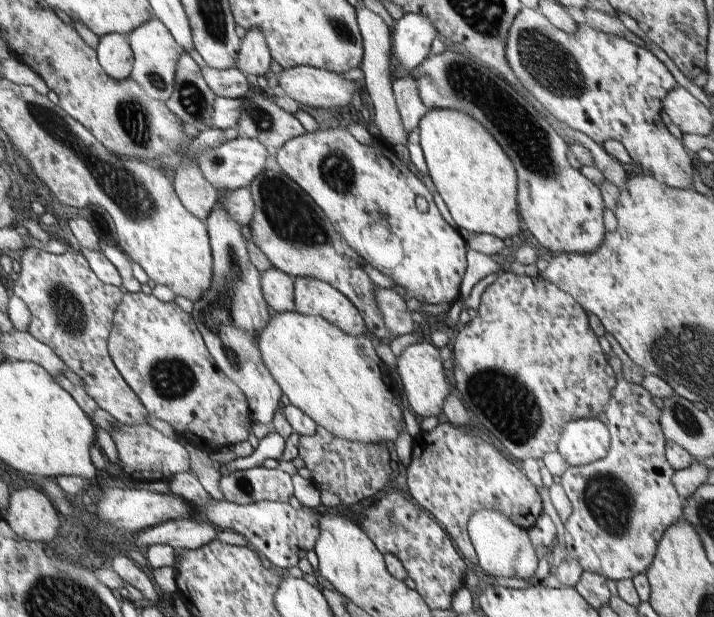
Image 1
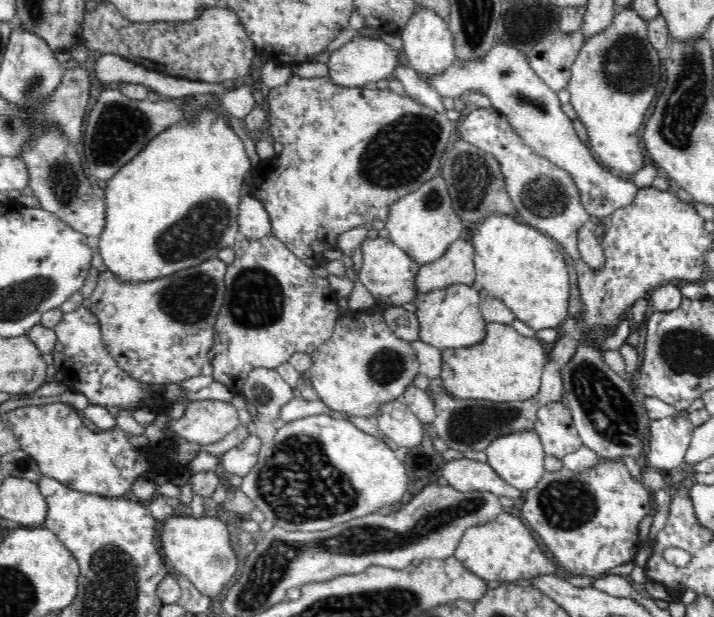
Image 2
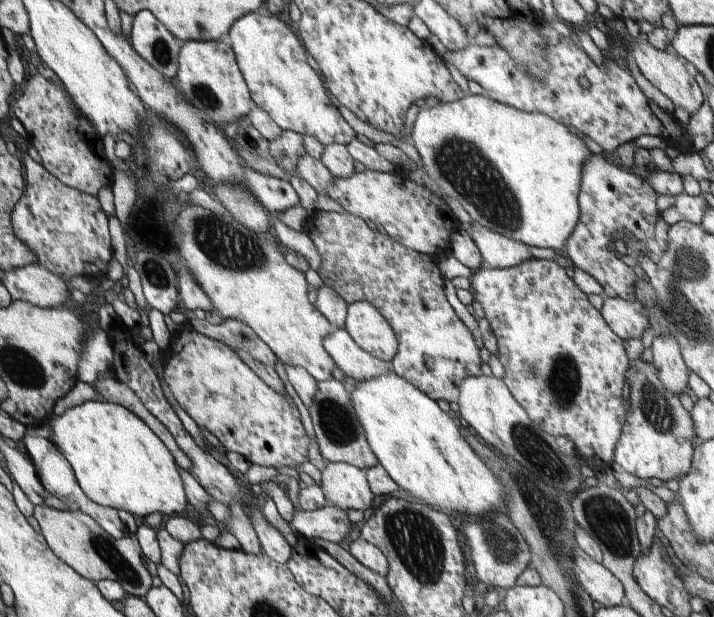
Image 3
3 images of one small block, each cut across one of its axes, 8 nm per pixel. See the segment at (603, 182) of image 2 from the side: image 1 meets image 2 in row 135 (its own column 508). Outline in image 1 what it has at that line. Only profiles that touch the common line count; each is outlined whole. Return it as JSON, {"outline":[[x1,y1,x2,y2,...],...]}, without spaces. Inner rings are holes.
{"outline":[[478,510,469,520,469,534,476,548,478,562,484,574,492,577,518,578,528,580,534,575,541,575,536,571,538,558,532,548,532,539,525,528,510,522,504,514,494,510]]}

